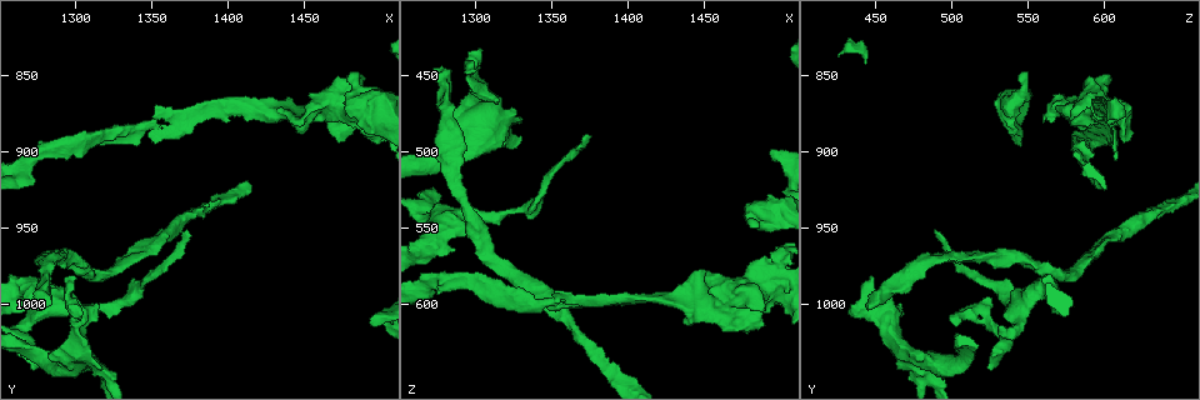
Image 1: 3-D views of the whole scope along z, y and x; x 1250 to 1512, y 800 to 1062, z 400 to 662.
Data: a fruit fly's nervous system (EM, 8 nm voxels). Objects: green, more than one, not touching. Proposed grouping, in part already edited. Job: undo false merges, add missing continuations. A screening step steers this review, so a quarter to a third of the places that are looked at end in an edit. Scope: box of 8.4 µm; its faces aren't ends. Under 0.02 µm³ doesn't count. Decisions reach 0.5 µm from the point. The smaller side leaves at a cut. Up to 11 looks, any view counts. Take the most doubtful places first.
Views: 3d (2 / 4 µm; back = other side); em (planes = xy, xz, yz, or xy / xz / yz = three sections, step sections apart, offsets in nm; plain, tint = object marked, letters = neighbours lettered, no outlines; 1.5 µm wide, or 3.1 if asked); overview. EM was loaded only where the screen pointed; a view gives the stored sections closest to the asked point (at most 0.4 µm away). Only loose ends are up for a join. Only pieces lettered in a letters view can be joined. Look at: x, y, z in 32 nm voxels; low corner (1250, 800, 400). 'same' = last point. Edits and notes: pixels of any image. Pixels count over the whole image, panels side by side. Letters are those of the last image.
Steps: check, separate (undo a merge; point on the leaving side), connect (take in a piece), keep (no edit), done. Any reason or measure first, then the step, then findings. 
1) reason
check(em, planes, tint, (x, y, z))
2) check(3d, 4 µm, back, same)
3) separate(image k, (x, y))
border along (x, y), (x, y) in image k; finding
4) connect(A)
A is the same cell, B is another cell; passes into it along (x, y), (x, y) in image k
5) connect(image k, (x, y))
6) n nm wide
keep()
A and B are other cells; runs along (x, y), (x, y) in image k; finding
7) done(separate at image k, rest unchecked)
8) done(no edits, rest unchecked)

an open end
check(3d, 4 µm, (1272, 1000, 442))

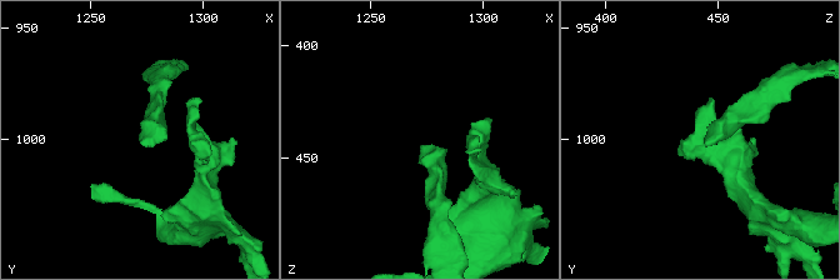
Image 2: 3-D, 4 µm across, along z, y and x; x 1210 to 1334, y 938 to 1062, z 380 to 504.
shape alone is not enough
check(em, planes, letters, (1273, 1001, 445))

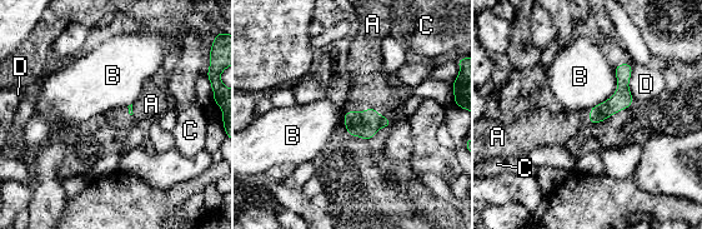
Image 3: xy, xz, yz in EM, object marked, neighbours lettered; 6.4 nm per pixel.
connect(A)
A is the same cell, B, C and D are other cells; it goes on there

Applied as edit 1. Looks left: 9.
free end
check(em, xz, step 4, letters, (1316, 1042, 466))

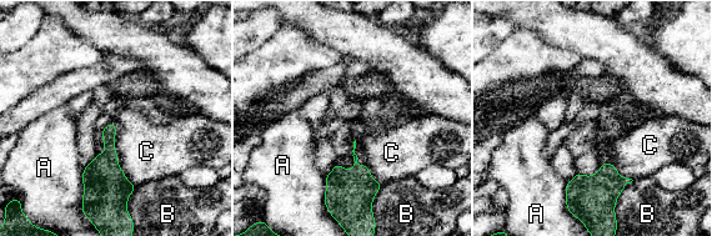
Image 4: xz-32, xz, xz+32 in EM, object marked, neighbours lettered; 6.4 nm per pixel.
check(em, yz, step 4, letters, same)

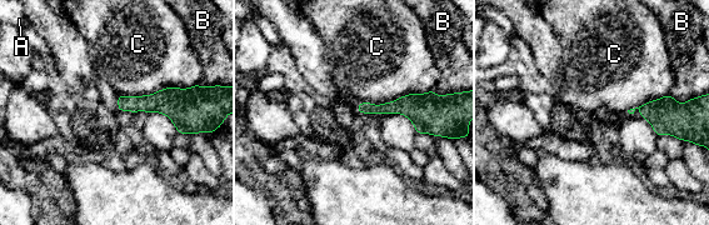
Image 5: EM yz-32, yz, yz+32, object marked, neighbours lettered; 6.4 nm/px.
C touches over 550 nm
keep()
A, B and C are other cells; border along (198, 83), (141, 95), (116, 95) in image 5; no lettered piece goes on from it

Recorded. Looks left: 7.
free end
check(3d, 2 µm, (1472, 892, 614))

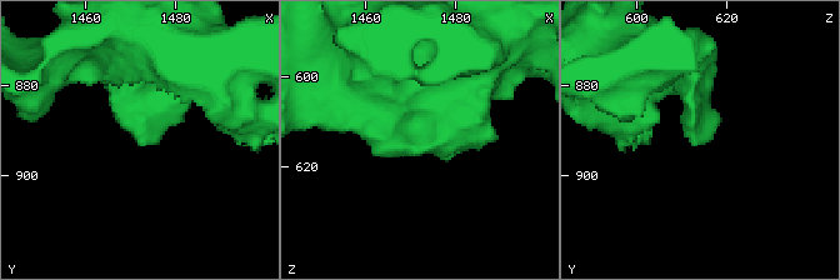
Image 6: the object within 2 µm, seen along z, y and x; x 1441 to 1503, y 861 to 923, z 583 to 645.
now the EM
check(em, planes, plain, (1472, 892, 613))

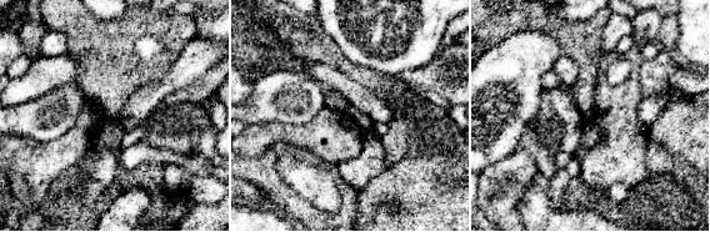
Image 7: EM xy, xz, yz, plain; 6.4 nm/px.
see the neighbours
check(em, planes, letters, same)

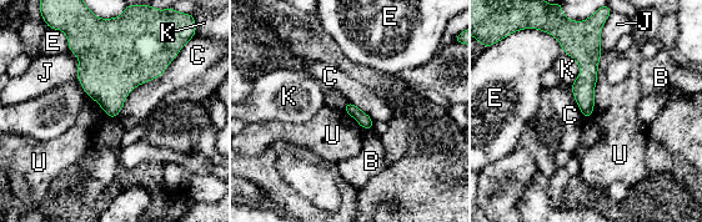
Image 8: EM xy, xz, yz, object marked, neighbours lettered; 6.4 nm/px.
keep()
B, C, E, J, K and U are other cells; border along (602, 54), (590, 116) in image 8; none of them fits

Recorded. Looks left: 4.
an open end
check(em, yz, step 4, tint, (1494, 1012, 500))

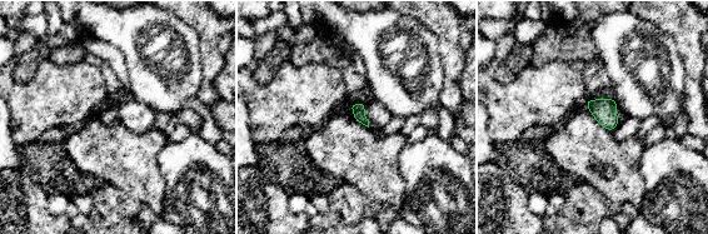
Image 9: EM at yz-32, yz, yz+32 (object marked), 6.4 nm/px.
check(em, planes, letters, same)

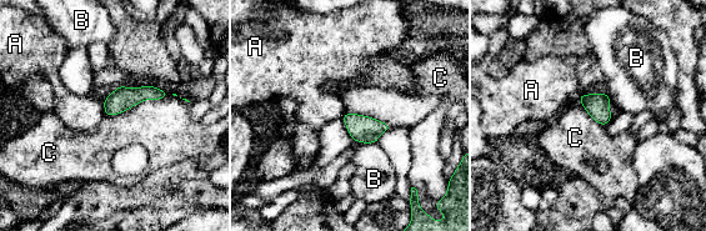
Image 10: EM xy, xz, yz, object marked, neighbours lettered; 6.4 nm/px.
160 nm wide
keep()
A, B and C are other cells; border along (169, 94), (105, 116) in image 10; none of them fits

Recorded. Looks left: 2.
done(connect at image 3, rest unchecked)

